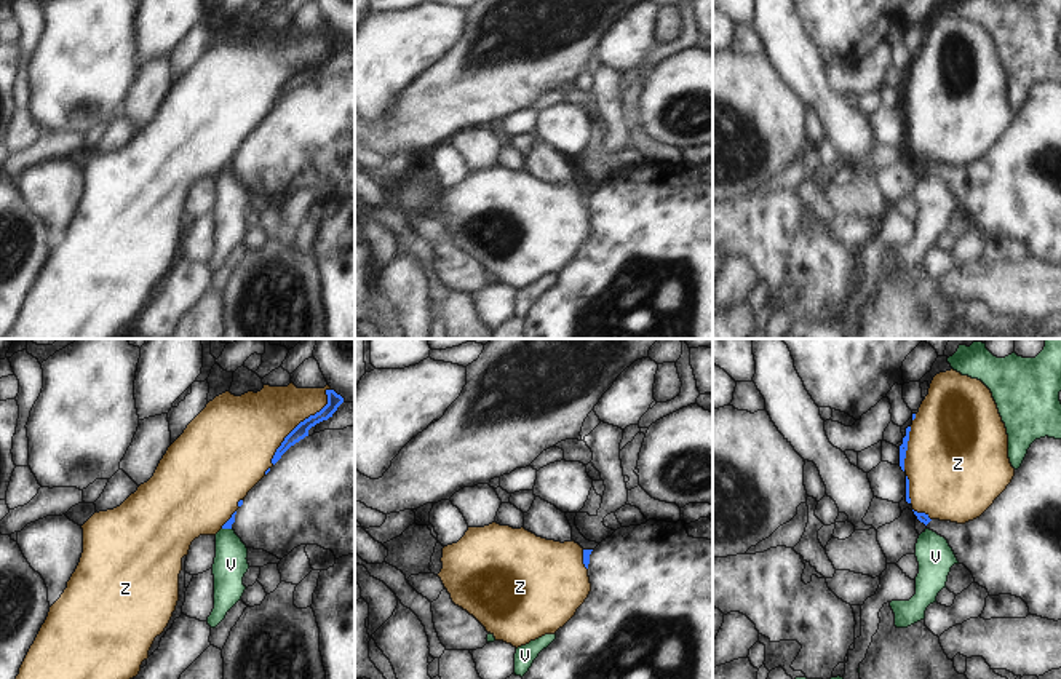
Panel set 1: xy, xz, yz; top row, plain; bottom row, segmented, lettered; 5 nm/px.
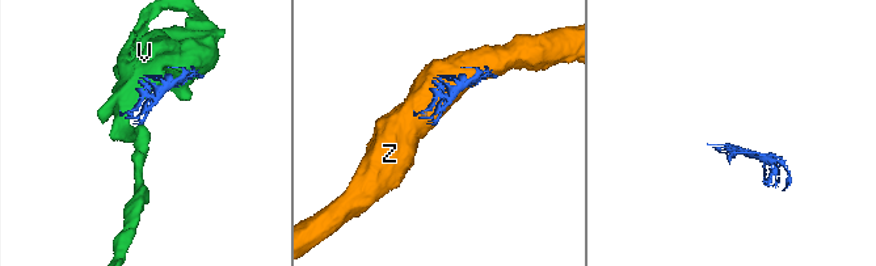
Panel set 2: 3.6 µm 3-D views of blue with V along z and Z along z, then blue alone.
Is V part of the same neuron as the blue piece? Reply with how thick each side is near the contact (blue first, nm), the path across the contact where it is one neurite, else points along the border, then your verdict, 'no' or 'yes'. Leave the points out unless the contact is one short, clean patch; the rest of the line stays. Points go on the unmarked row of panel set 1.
calibres 40 and 170 nm; border xy (222, 170), (230, 171); no

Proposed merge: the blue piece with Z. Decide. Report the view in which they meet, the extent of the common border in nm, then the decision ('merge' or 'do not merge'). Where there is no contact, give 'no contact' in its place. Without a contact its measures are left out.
meets blue in xy; contact 480 nm long; merge

